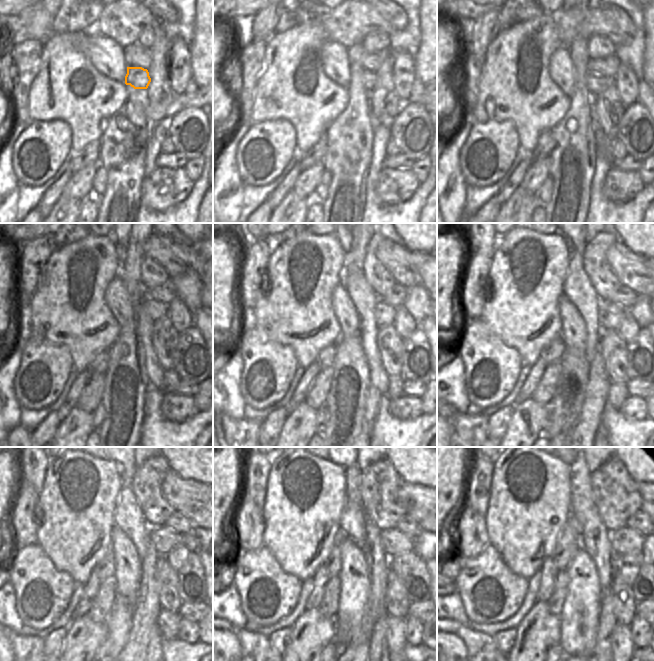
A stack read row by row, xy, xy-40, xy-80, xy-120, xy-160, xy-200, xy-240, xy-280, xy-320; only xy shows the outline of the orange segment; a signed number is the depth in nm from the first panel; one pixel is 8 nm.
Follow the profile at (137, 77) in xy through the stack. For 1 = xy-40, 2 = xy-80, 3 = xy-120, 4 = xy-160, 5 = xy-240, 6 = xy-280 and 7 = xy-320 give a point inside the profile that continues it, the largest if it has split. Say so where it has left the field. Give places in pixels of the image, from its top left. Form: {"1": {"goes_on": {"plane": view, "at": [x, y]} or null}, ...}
{"1": {"goes_on": {"plane": "xy-40", "at": [368, 78]}}, "2": {"goes_on": {"plane": "xy-80", "at": [596, 84]}}, "3": {"goes_on": {"plane": "xy-120", "at": [155, 309]}}, "4": {"goes_on": {"plane": "xy-160", "at": [385, 313]}}, "5": {"goes_on": {"plane": "xy-240", "at": [163, 539]}}, "6": {"goes_on": {"plane": "xy-280", "at": [394, 542]}}, "7": {"goes_on": {"plane": "xy-320", "at": [625, 541]}}}

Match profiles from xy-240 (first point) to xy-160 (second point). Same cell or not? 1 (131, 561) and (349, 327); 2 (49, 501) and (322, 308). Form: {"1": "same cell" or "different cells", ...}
{"1": "same cell", "2": "same cell"}

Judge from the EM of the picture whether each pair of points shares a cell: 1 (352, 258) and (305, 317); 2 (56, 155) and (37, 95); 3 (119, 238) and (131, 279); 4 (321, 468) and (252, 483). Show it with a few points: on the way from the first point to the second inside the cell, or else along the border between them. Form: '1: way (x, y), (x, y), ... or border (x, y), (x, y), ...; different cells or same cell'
1: border (346, 254), (343, 272); different cells
2: border (31, 120), (61, 119), (68, 126); different cells
3: border (130, 233), (126, 246); different cells
4: border (271, 457), (271, 469), (267, 478), (264, 503); different cells

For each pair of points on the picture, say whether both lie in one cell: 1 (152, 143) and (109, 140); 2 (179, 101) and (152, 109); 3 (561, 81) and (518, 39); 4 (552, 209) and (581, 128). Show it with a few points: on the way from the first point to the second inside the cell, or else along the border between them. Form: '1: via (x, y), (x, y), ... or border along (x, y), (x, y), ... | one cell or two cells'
1: border along (153, 123), (147, 140), (144, 166) | two cells
2: via (172, 108), (159, 109) | one cell
3: border along (557, 48), (549, 60), (549, 76), (560, 90) | two cells
4: via (569, 189), (571, 187), (574, 148) | one cell

